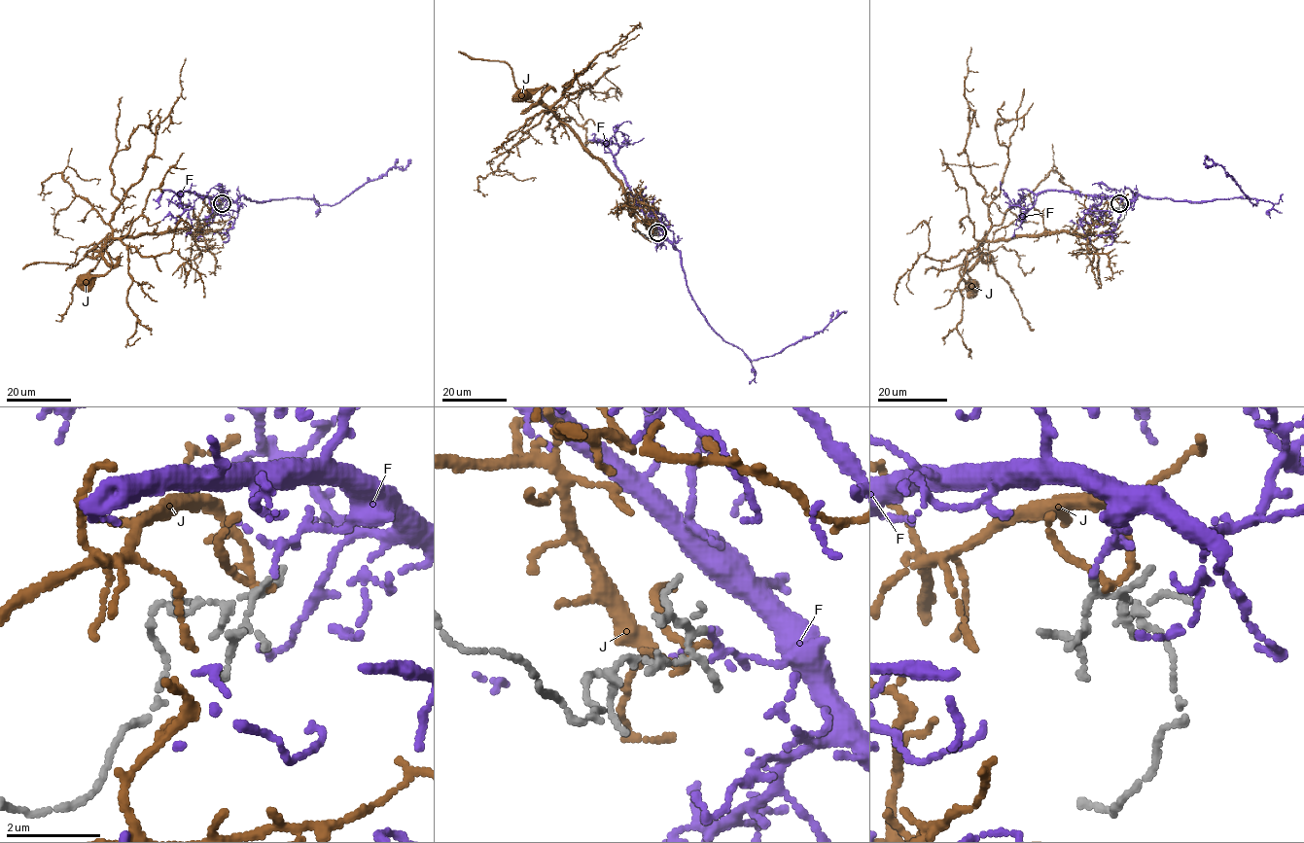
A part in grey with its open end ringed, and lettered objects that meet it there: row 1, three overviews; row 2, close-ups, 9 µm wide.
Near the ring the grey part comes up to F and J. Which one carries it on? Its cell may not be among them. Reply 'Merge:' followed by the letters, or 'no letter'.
Merge: F

